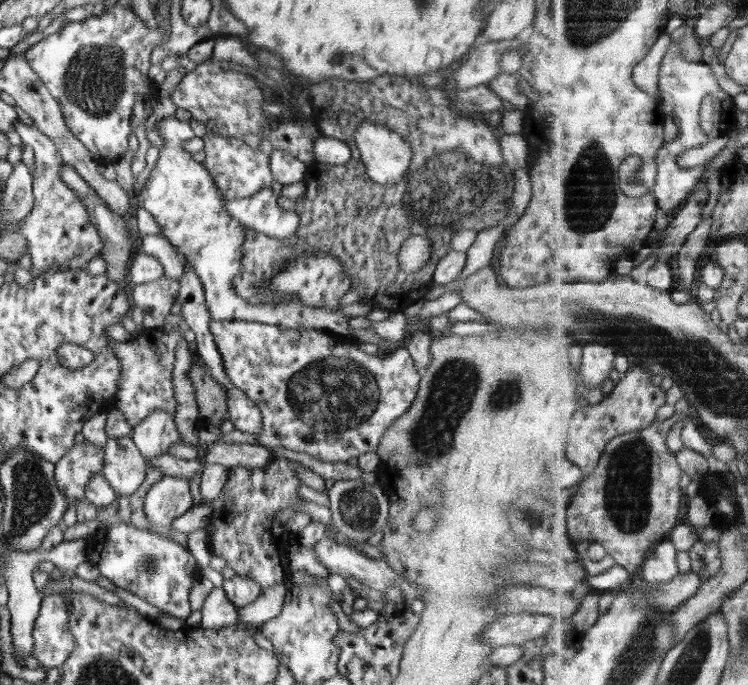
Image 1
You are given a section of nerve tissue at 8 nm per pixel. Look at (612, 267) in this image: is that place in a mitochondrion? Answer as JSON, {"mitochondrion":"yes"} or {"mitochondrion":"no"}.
{"mitochondrion":"no"}

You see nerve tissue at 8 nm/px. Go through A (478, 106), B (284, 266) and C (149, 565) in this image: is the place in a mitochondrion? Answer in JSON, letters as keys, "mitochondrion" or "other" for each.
{"A":"other","B":"other","C":"mitochondrion"}

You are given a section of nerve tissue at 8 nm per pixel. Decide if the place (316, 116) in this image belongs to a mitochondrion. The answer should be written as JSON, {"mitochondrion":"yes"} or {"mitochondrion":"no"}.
{"mitochondrion":"no"}

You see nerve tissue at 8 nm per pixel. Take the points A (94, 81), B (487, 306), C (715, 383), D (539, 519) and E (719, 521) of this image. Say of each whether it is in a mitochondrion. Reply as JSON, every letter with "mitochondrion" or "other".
{"A":"mitochondrion","B":"other","C":"mitochondrion","D":"mitochondrion","E":"other"}

